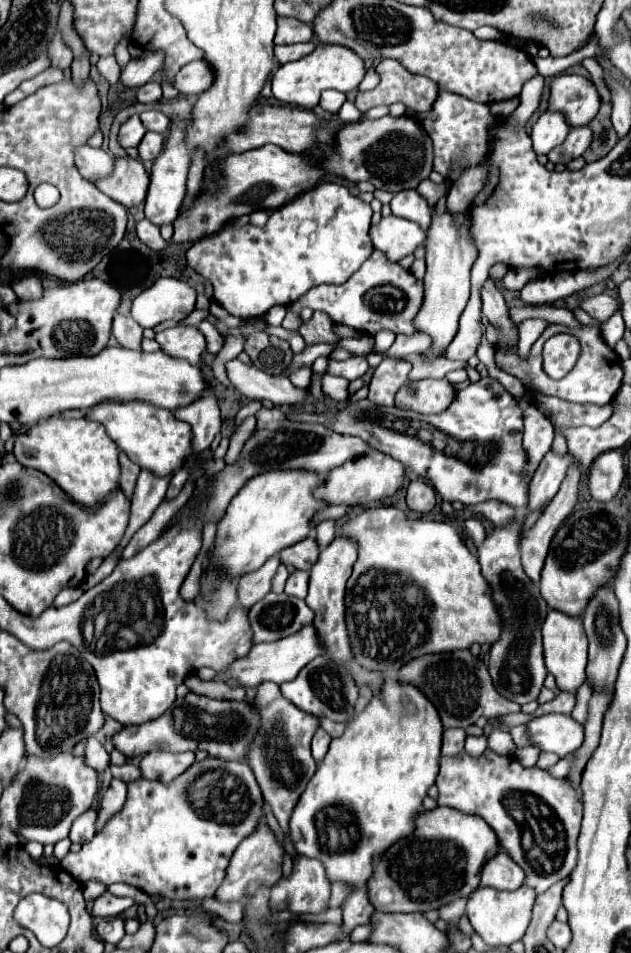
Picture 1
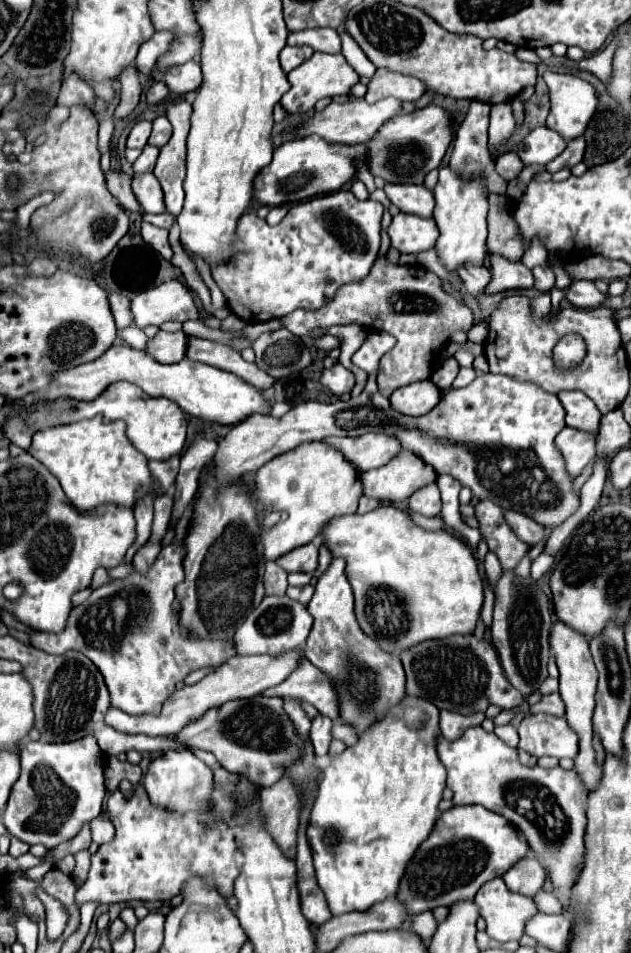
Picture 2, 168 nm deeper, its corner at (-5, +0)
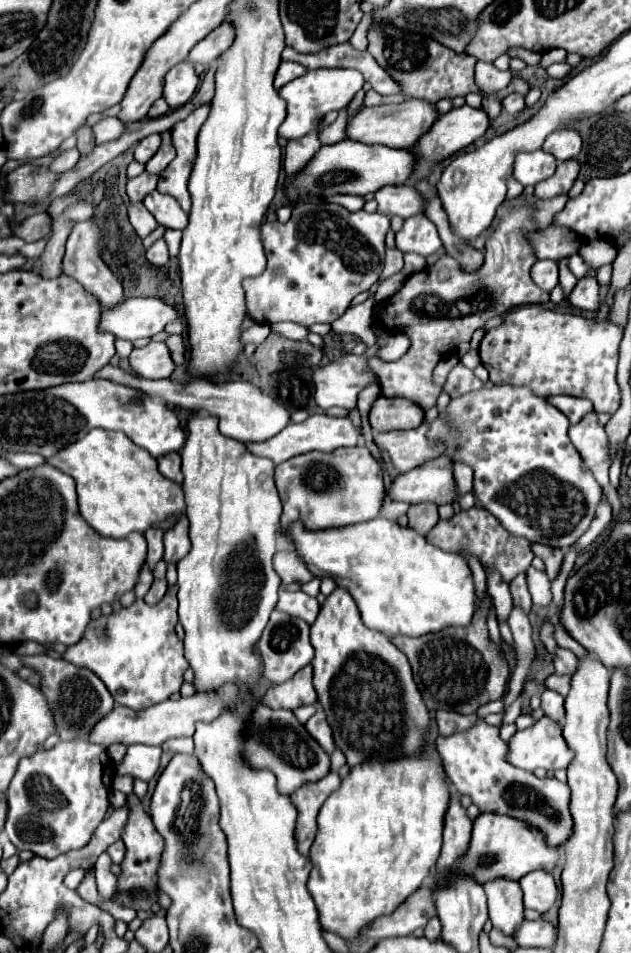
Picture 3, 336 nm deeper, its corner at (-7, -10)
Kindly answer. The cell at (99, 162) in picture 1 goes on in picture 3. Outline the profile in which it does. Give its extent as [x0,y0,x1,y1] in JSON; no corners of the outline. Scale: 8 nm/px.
[128,202,158,238]

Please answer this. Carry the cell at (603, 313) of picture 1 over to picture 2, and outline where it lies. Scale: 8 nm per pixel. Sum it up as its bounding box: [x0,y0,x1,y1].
[566,280,604,308]

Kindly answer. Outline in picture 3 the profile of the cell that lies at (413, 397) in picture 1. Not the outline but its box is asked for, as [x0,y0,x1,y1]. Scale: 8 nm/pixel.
[370,396,424,432]

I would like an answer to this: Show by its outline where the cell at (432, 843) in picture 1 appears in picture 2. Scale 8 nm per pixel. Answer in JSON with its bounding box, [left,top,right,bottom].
[398,804,530,914]

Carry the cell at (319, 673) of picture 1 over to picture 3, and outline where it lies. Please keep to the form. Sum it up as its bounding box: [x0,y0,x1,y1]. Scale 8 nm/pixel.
[262,666,318,710]

